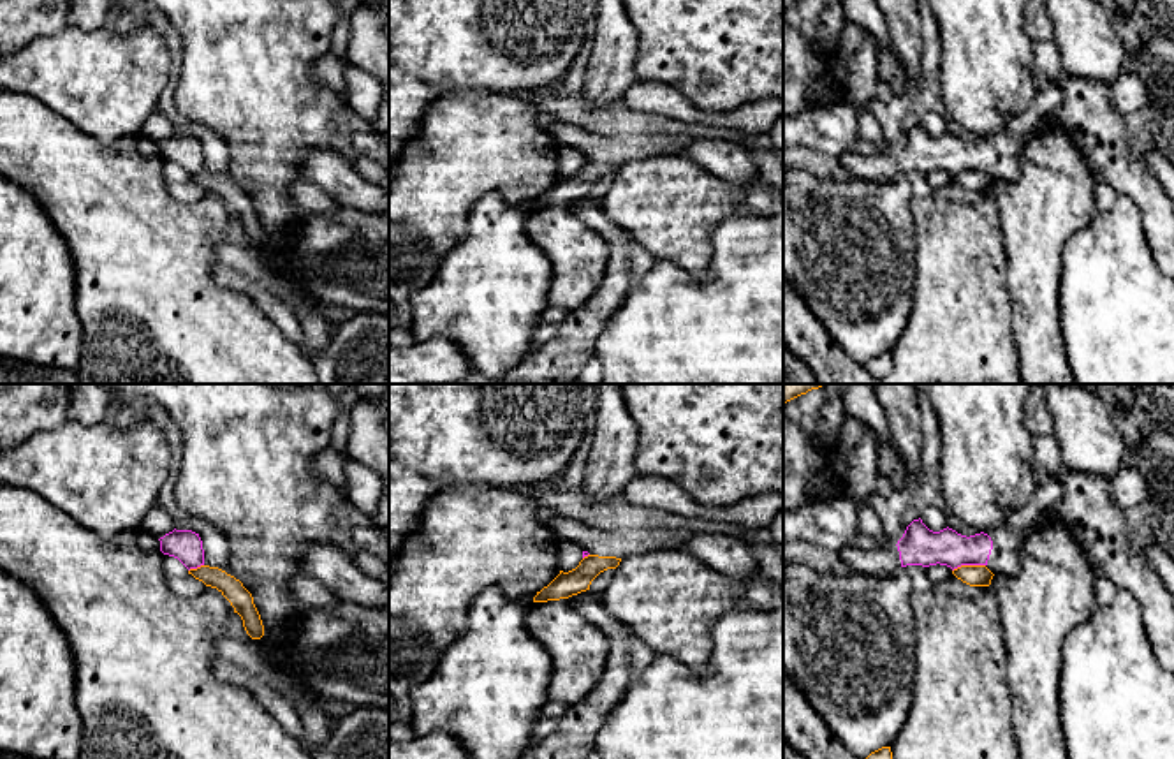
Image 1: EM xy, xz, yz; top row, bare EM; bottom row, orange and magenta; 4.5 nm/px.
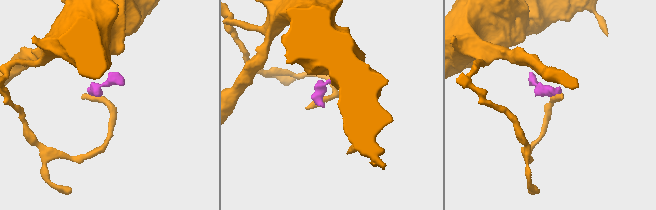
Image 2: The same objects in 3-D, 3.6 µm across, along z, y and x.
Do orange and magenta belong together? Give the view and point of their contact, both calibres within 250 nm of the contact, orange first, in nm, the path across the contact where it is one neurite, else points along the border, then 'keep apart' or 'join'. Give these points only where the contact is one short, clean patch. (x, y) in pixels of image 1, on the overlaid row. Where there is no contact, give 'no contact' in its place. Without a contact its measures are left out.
contact yz (968, 566); calibres 100 and 180 nm; border yz (984, 564), (961, 564), (953, 571); keep apart

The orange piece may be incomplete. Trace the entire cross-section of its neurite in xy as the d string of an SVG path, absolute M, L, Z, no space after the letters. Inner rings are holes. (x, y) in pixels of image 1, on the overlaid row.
M209 565L190 569L188 574L202 581L206 586L216 588L231 602L234 613L241 616L243 627L252 639L260 639L264 636L264 625L253 604L253 597L239 579Z

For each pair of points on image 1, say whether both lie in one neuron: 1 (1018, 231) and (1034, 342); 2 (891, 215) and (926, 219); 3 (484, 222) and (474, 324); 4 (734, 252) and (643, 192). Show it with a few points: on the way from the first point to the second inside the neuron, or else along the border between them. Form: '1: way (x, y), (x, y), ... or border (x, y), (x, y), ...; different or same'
1: way (1034, 259), (1034, 314); same
2: border (912, 198), (914, 259); different
3: way (484, 247), (484, 300); same
4: border (741, 210), (715, 228), (708, 268), (687, 272); different

